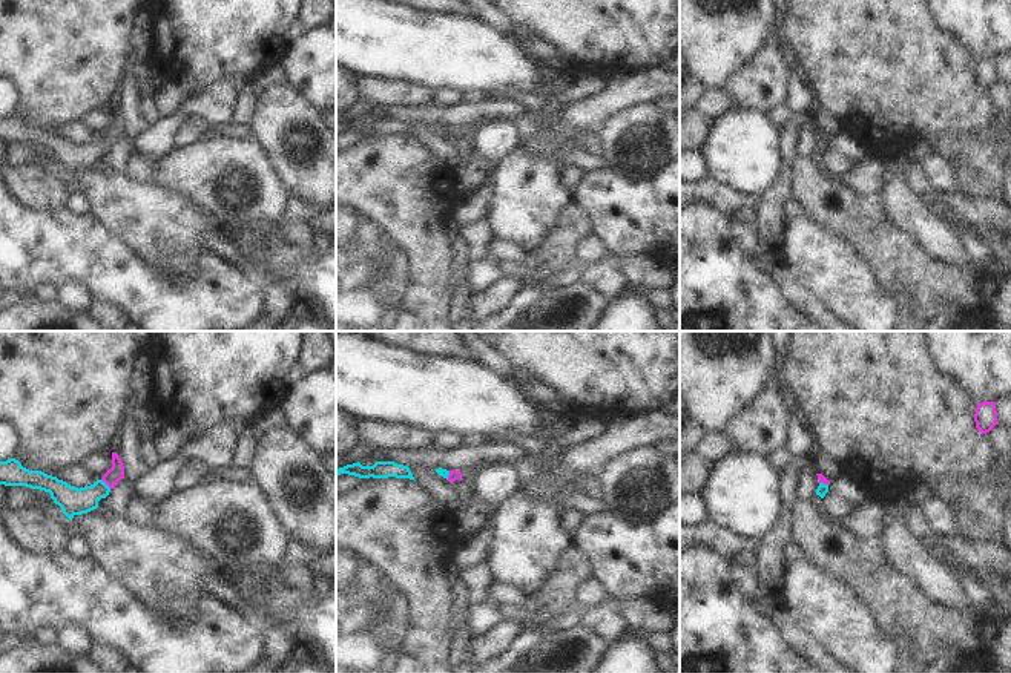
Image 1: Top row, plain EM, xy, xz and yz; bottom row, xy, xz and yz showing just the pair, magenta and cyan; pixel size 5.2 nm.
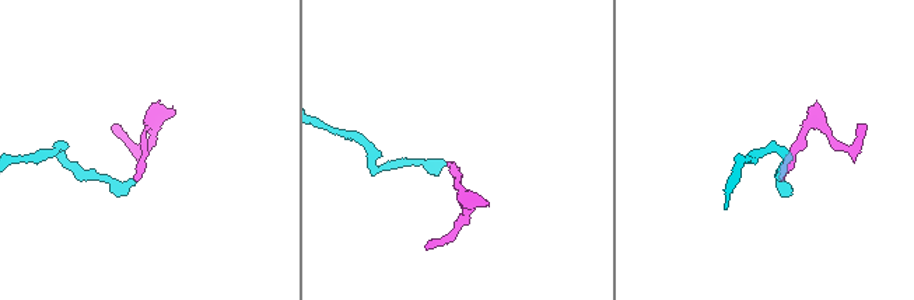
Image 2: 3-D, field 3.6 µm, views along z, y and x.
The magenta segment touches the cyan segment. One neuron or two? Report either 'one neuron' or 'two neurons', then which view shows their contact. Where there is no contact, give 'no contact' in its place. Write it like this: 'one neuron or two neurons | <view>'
one neuron | xy

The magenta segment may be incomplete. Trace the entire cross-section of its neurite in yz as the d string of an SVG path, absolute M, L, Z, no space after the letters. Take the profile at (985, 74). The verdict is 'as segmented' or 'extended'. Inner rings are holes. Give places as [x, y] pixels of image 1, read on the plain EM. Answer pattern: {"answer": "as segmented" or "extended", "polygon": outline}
{"answer": "as segmented", "polygon": "M996 58L979 60L976 64L974 78L977 87L980 87L982 90L990 89L996 81L999 81Z"}

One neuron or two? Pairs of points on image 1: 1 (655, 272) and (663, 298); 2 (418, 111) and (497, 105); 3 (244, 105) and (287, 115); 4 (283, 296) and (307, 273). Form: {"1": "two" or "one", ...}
{"1": "two", "2": "one", "3": "two", "4": "two"}

